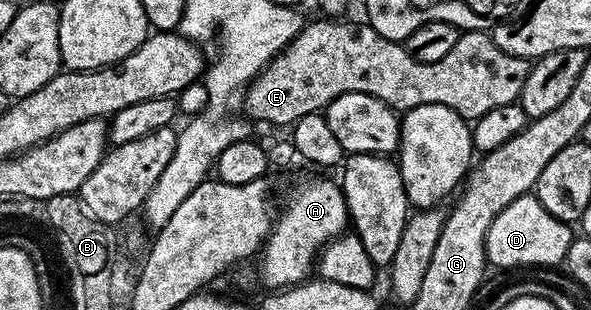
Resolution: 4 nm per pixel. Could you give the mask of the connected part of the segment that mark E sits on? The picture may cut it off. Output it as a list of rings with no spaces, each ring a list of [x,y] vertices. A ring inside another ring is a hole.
[[[327,16],[320,17],[320,19],[320,22],[308,21],[303,25],[299,35],[294,38],[292,42],[287,45],[287,47],[283,49],[257,77],[255,77],[250,86],[247,87],[241,98],[241,106],[243,102],[244,108],[247,109],[247,111],[245,111],[246,117],[250,119],[252,123],[268,122],[271,126],[284,126],[284,128],[290,128],[295,125],[297,120],[301,120],[301,116],[309,116],[310,114],[318,114],[326,111],[329,103],[333,100],[337,100],[337,96],[348,94],[349,92],[365,92],[369,96],[381,100],[386,106],[391,107],[391,109],[396,112],[406,112],[413,108],[417,108],[421,104],[441,104],[445,108],[453,108],[453,112],[457,112],[463,118],[474,120],[481,116],[485,116],[485,112],[493,112],[493,108],[501,108],[510,102],[518,103],[519,97],[521,96],[521,88],[525,88],[525,78],[529,76],[529,72],[531,71],[531,62],[528,61],[528,59],[518,58],[509,52],[505,52],[501,48],[497,48],[497,44],[491,38],[490,33],[482,30],[468,30],[460,33],[457,44],[453,44],[453,49],[441,60],[437,60],[436,62],[419,62],[407,51],[406,45],[398,42],[390,42],[385,36],[378,34],[378,32],[376,32],[376,30],[374,30],[374,28],[366,21],[339,22],[343,20],[332,20]]]

